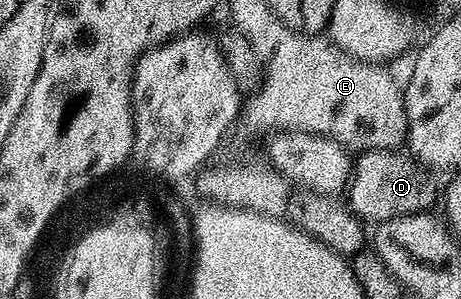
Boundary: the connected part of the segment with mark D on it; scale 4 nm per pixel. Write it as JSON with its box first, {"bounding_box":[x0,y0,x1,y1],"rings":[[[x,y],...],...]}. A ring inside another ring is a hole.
{"bounding_box":[347,149,439,223],"rings":[[[367,149],[356,158],[347,186],[347,204],[362,222],[380,223],[412,213],[428,213],[436,201],[438,204],[439,185],[437,189],[434,174],[420,161],[402,153],[391,149]]]}

